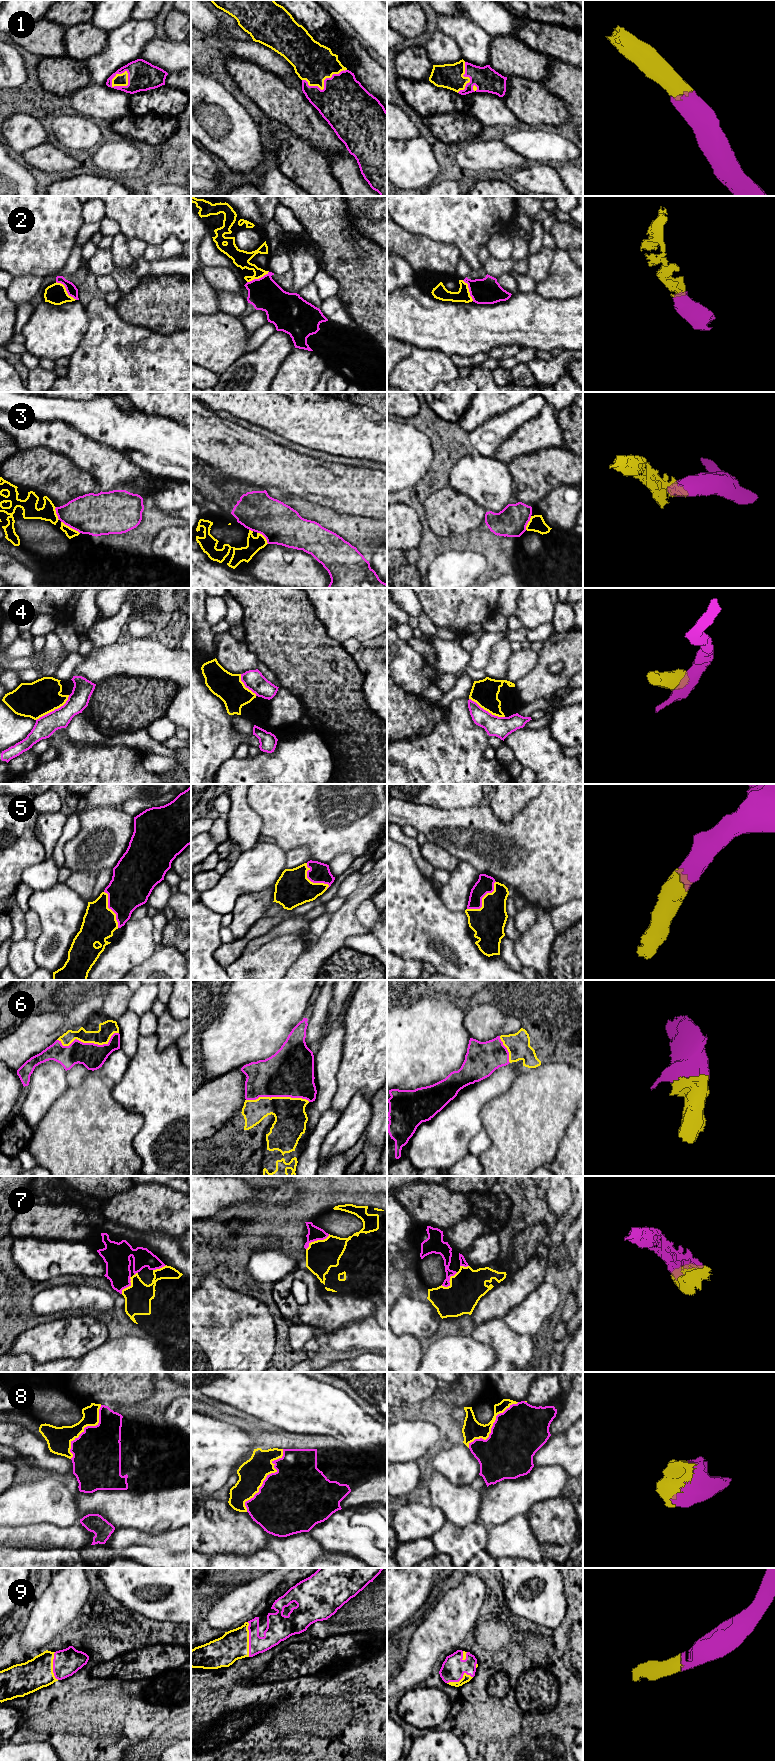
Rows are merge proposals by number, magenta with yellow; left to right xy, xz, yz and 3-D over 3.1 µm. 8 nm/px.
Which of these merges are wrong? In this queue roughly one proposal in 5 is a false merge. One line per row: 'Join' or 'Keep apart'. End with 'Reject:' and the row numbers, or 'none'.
1: Join
2: Join
3: Keep apart
4: Keep apart
5: Join
6: Join
7: Join
8: Join
9: Join
Reject: 3, 4

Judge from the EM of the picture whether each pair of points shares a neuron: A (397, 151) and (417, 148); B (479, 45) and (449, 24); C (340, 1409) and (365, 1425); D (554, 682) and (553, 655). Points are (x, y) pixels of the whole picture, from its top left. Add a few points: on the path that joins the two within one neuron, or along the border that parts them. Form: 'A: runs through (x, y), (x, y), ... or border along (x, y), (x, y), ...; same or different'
A: runs through (402, 152), (412, 152); same
B: runs through (472, 40), (460, 28), (456, 27); same
C: runs through (346, 1415), (356, 1425), (359, 1425); same
D: runs through (547, 675), (544, 672), (544, 664), (546, 662); same

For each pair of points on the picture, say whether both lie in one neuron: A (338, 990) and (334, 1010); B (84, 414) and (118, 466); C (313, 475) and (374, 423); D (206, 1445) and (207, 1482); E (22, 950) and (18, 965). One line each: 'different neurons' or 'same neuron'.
A: same neuron
B: different neurons
C: different neurons
D: same neuron
E: same neuron

